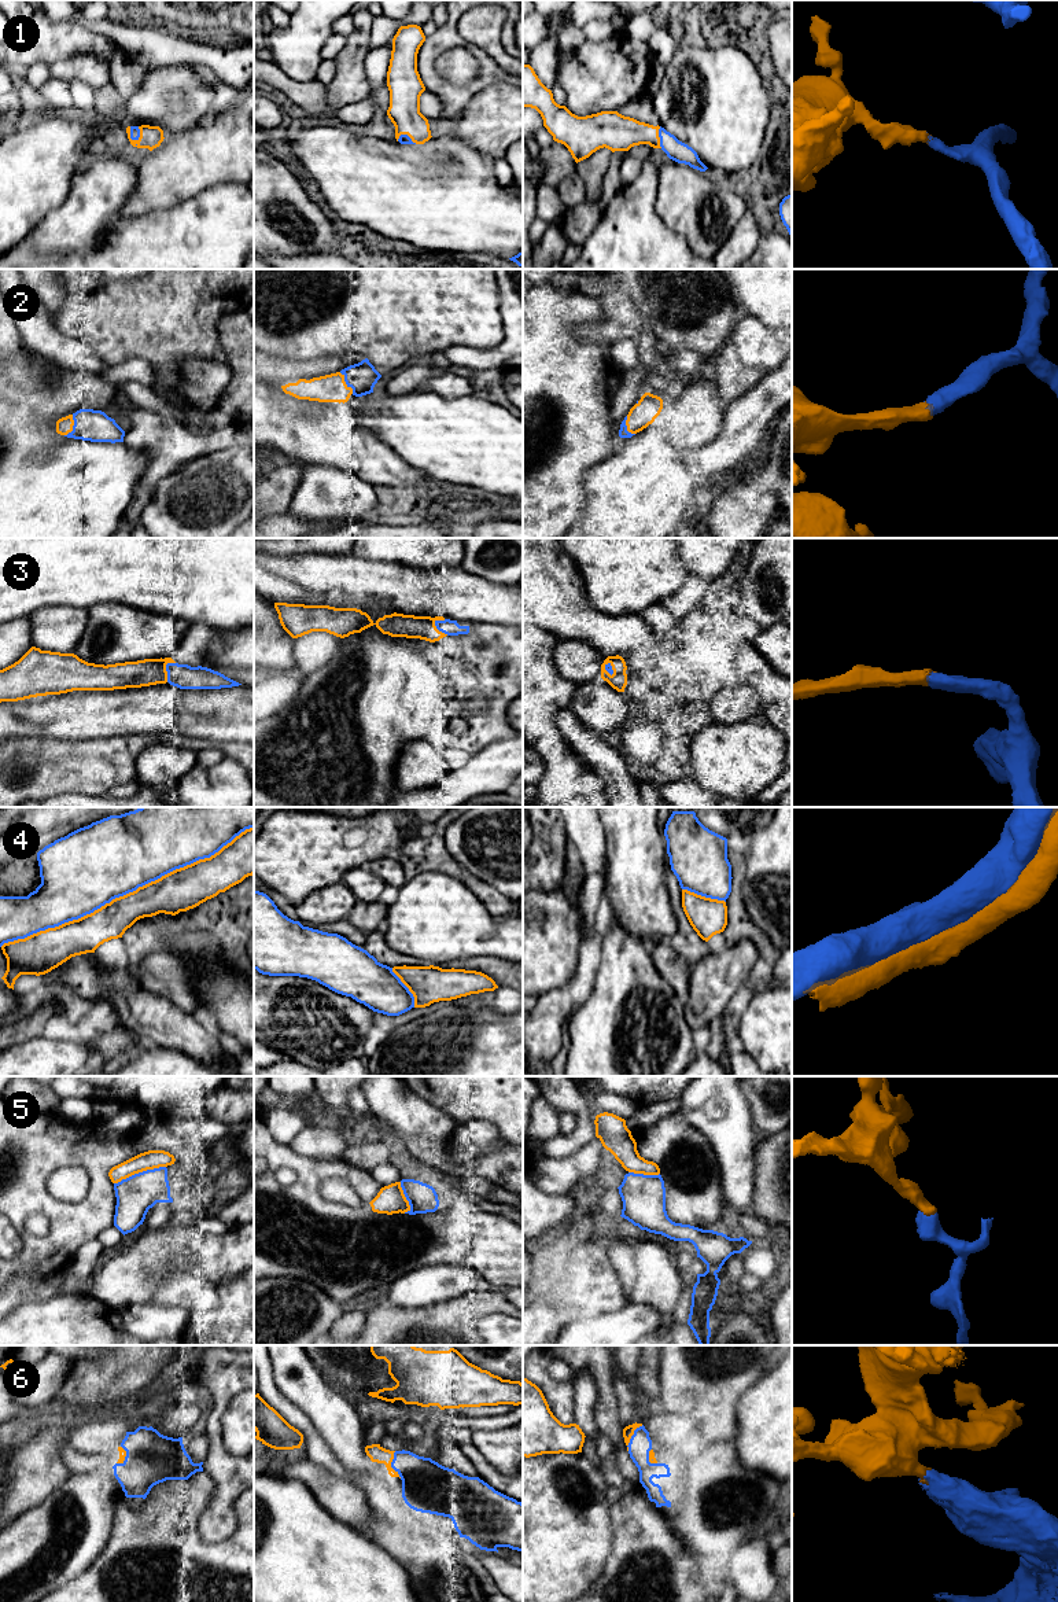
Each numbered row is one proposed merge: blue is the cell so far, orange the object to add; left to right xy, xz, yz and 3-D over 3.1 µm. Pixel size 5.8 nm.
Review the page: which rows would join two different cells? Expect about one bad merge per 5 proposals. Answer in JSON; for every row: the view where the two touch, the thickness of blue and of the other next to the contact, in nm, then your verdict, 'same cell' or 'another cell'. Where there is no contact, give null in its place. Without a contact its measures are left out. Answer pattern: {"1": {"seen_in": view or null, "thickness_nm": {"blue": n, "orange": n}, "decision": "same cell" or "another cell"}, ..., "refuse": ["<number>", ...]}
{"1": {"seen_in": "xy", "thickness_nm": {"blue": 60, "orange": 130}, "decision": "same cell"}, "2": {"seen_in": "xz", "thickness_nm": {"blue": 170, "orange": 160}, "decision": "same cell"}, "3": {"seen_in": "xz", "thickness_nm": {"blue": 90, "orange": 140}, "decision": "same cell"}, "4": {"seen_in": "xy", "thickness_nm": {"blue": 460, "orange": 220}, "decision": "same cell"}, "5": {"seen_in": "xy", "thickness_nm": {"blue": 220, "orange": 110}, "decision": "another cell"}, "6": {"seen_in": "xz", "thickness_nm": {"blue": 300, "orange": 100}, "decision": "same cell"}, "refuse": ["5"]}

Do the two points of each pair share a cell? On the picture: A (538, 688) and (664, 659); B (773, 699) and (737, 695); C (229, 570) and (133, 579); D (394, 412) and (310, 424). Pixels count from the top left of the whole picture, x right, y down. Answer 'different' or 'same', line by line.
A: different
B: different
C: same
D: different

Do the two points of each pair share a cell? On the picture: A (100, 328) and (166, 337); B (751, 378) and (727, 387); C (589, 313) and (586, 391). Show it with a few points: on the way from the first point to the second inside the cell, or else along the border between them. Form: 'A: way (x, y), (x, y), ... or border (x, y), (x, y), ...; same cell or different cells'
A: way (117, 328), (150, 328); same cell
B: way (745, 378), (733, 382); same cell
C: way (560, 304), (555, 309), (555, 360), (557, 363); same cell

